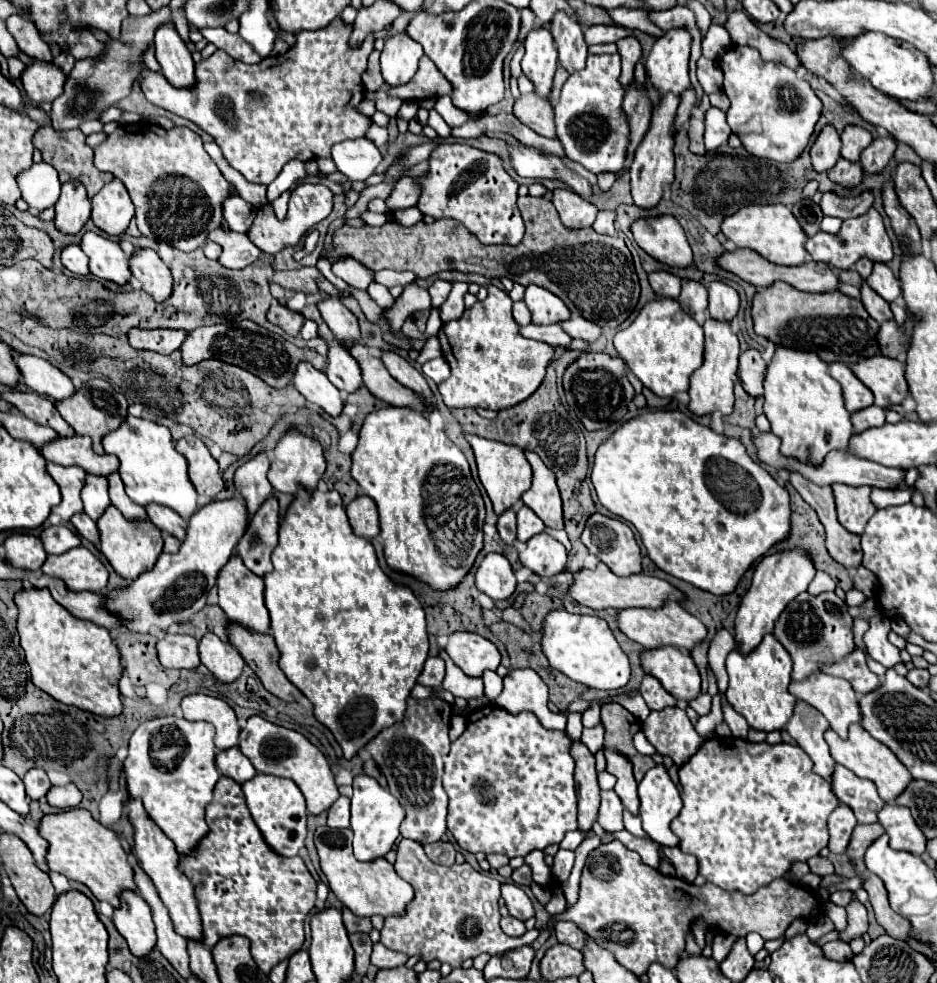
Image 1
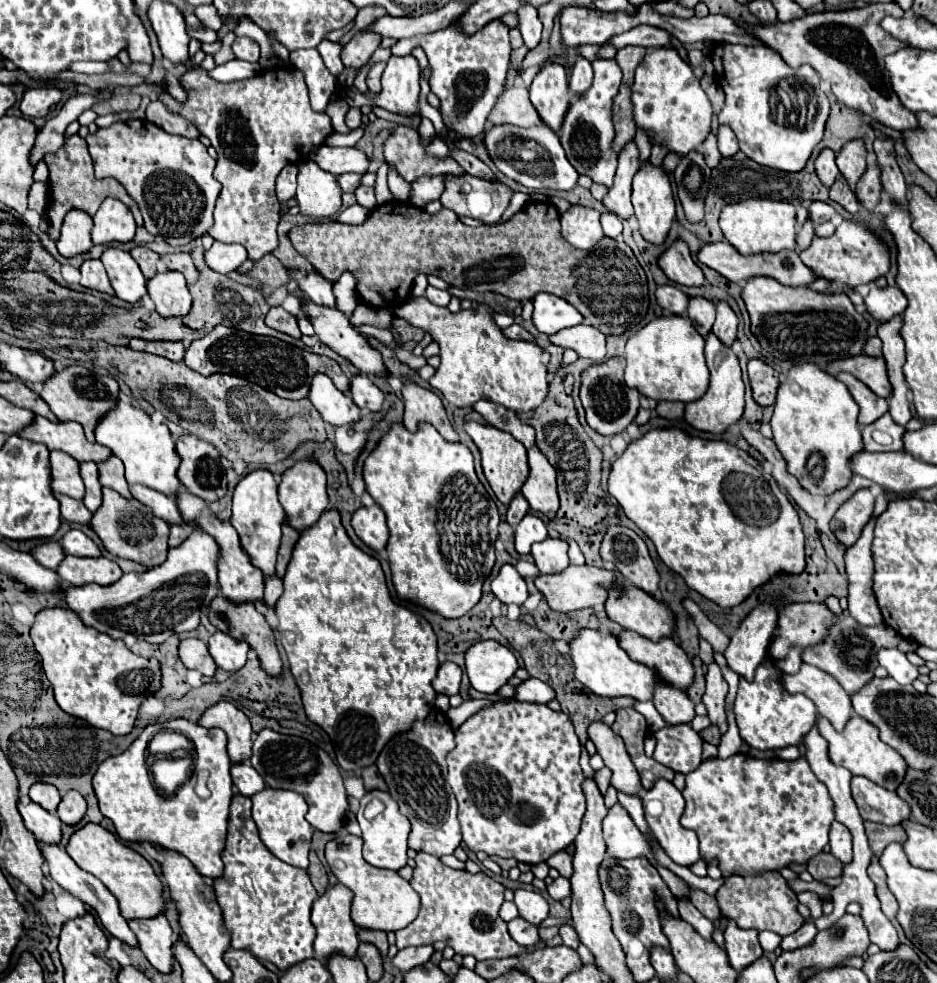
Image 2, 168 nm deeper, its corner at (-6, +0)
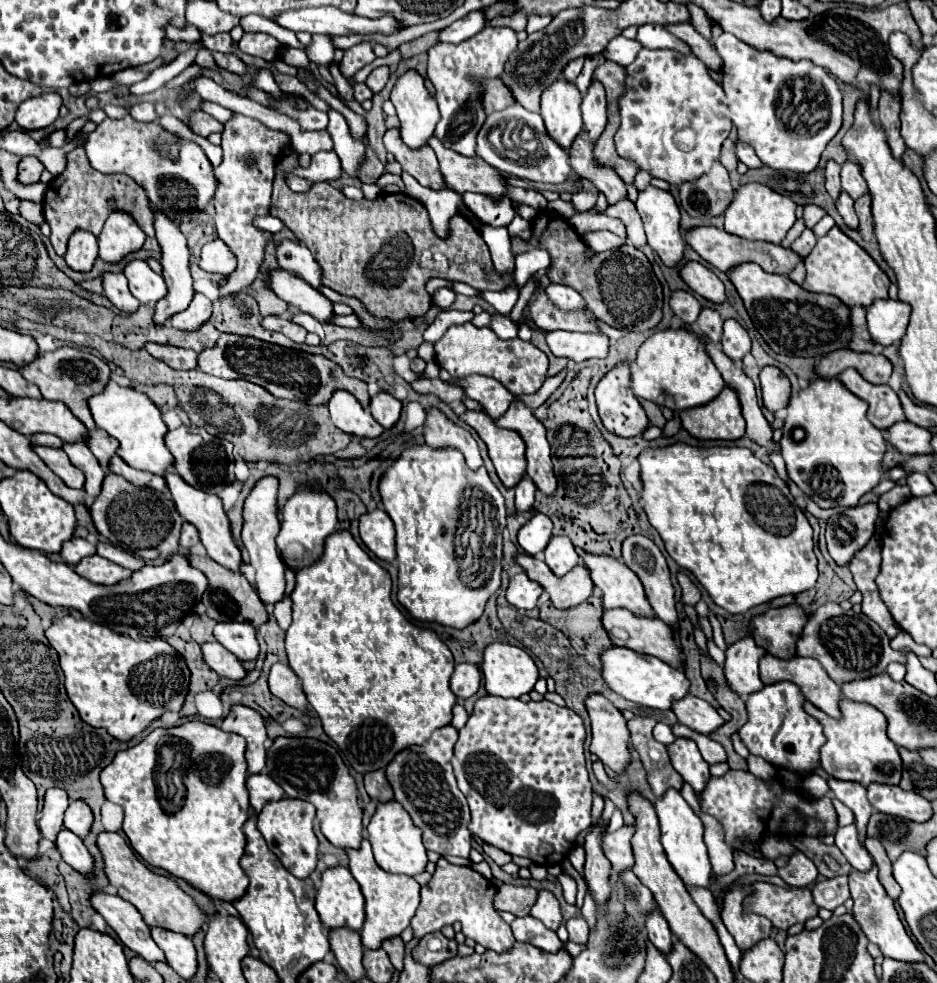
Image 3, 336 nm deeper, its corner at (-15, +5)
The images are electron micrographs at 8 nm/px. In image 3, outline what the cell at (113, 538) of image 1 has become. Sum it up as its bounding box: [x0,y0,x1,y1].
[90,474,182,560]

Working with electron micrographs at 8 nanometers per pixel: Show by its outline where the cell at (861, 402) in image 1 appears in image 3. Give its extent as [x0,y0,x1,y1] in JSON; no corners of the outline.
[838,368,906,430]

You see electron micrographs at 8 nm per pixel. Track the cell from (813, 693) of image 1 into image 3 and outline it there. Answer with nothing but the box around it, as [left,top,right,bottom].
[760,654,844,718]

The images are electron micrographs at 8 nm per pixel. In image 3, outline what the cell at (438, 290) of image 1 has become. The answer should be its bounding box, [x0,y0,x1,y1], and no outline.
[432,288,456,310]

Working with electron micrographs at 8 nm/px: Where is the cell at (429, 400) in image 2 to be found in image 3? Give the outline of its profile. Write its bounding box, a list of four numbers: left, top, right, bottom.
[424,408,482,470]

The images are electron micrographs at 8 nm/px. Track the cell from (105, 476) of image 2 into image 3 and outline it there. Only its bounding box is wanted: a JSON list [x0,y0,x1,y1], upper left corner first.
[88,428,118,474]

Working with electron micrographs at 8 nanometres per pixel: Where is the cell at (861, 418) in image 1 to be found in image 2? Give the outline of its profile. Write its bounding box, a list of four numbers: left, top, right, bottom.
[863,413,905,451]

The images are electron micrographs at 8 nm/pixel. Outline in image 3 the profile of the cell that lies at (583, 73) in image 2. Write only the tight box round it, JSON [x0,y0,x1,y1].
[582,80,606,140]

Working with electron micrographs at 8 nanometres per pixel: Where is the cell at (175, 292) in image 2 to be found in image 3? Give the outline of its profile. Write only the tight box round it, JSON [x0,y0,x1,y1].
[170,292,212,330]

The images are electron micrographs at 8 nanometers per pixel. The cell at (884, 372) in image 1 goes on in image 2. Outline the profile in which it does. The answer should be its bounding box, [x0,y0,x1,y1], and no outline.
[825,355,891,397]

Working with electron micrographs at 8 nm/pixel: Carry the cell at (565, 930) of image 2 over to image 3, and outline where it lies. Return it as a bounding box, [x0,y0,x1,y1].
[566,918,590,944]

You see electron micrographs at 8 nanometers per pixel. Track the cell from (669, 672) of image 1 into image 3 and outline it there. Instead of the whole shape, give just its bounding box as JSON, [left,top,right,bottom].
[602,608,684,668]

